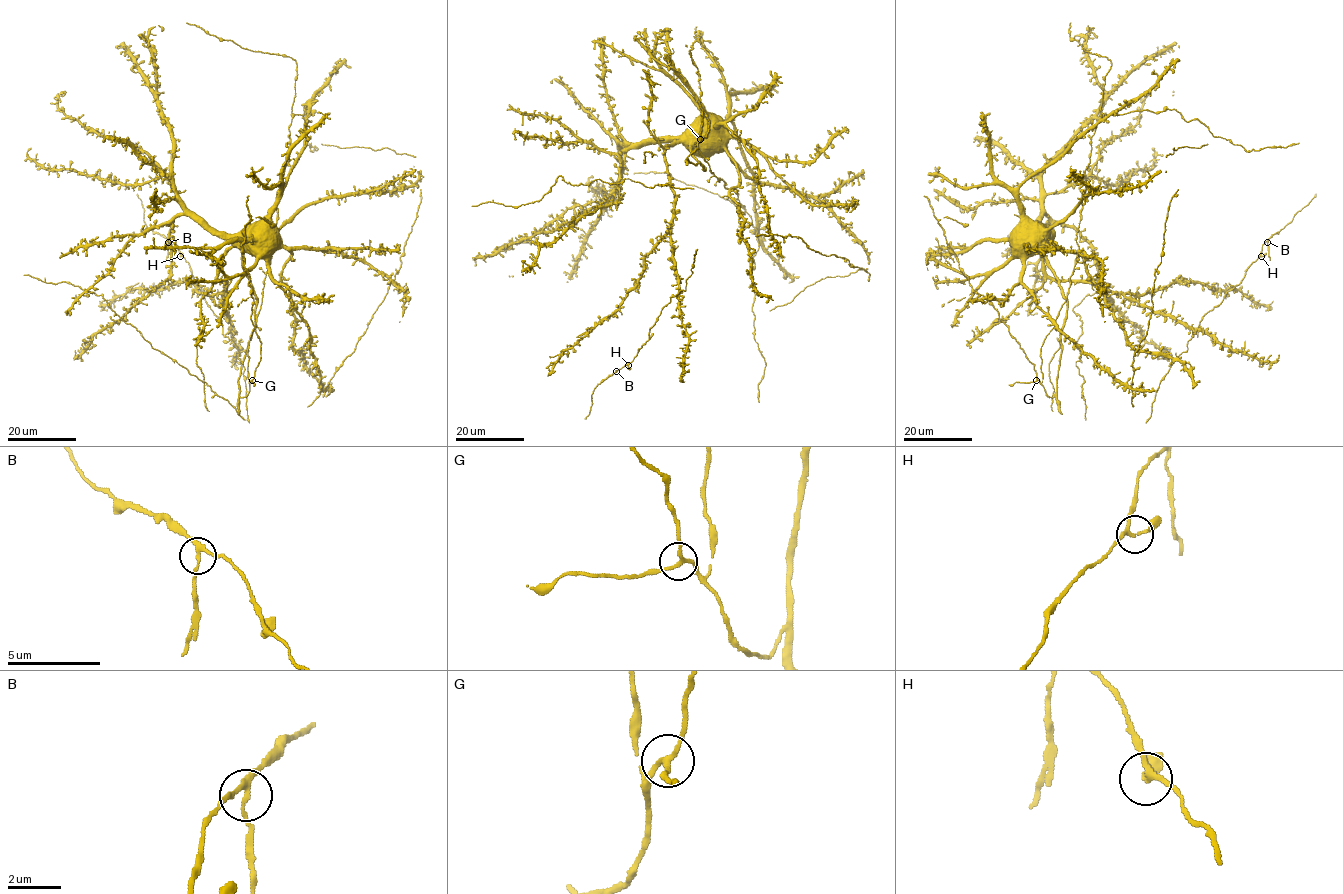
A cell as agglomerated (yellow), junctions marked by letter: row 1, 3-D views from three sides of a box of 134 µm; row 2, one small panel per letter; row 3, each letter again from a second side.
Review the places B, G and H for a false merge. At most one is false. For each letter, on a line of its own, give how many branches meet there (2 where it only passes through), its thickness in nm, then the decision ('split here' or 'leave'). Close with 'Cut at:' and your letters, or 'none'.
B: 3 branches meet; 180 nm thick; split here
G: 3 branches meet; 180 nm thick; leave
H: 3 branches meet; 180 nm thick; leave
Cut at: B

